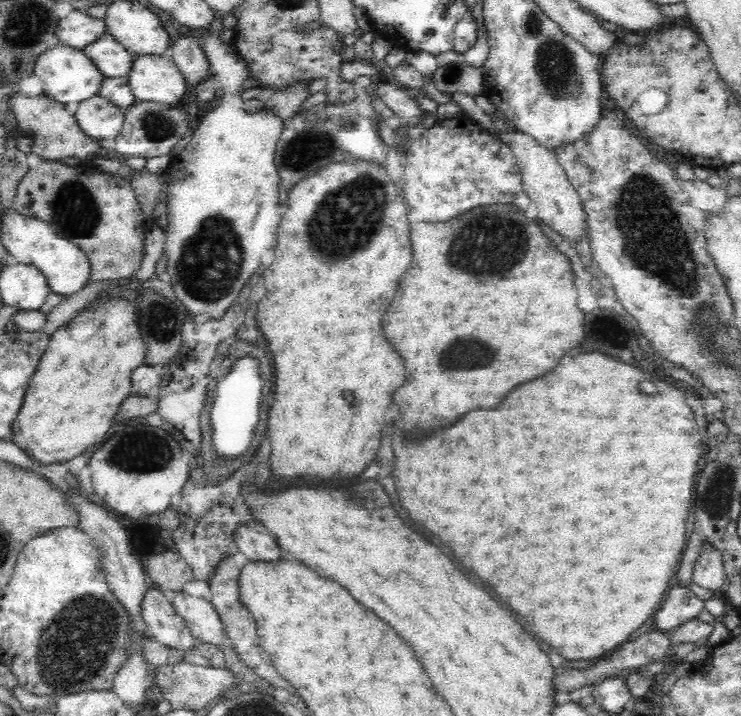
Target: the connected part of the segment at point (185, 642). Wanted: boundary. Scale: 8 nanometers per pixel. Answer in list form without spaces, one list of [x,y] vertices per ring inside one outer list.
[[[153,585],[148,588],[142,600],[142,614],[148,626],[148,638],[184,654],[195,648],[198,640],[194,638],[185,621],[176,615],[172,603]]]

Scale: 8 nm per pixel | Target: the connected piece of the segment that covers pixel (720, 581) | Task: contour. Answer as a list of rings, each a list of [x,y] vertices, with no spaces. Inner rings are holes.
[[[702,536],[700,554],[694,562],[692,581],[710,590],[720,590],[725,587],[725,570],[722,553]]]

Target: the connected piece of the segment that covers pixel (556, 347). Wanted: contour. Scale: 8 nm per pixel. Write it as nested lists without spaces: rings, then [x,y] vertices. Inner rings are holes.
[[[492,204],[486,207],[472,208],[463,211],[462,214],[447,220],[446,222],[428,224],[410,224],[410,240],[414,258],[410,268],[400,278],[400,288],[390,304],[390,308],[382,316],[382,326],[388,344],[394,348],[394,352],[404,360],[406,364],[406,386],[402,386],[394,394],[394,404],[398,408],[398,414],[394,418],[396,430],[400,430],[400,436],[406,440],[422,440],[434,434],[436,430],[450,428],[456,424],[466,412],[480,410],[480,408],[496,408],[508,392],[512,392],[518,384],[534,380],[536,376],[546,374],[552,370],[560,358],[570,350],[576,348],[584,340],[584,316],[576,306],[576,285],[574,277],[570,275],[570,263],[561,252],[552,244],[549,238],[544,236],[534,219],[524,216],[521,210],[516,209],[514,204]],[[476,344],[486,346],[486,352],[480,354],[476,350]]]

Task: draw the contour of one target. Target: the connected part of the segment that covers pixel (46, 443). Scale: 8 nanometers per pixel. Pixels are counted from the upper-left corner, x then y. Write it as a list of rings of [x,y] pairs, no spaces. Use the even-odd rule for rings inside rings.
[[[120,293],[115,296],[112,294],[102,294],[97,296],[90,304],[87,304],[82,310],[79,310],[76,315],[69,318],[58,330],[55,330],[49,336],[49,343],[47,344],[44,354],[41,356],[40,364],[32,376],[28,385],[28,390],[24,395],[24,400],[14,424],[12,424],[12,441],[19,444],[22,449],[26,450],[26,453],[30,453],[36,461],[44,464],[52,464],[59,462],[67,462],[71,458],[78,456],[81,452],[84,452],[88,447],[100,442],[106,432],[110,430],[110,426],[113,424],[113,420],[117,419],[117,410],[120,408],[122,401],[130,396],[130,388],[132,388],[132,372],[139,366],[145,364],[144,358],[146,358],[146,345],[144,345],[143,332],[140,331],[140,309],[136,305],[136,296],[132,294],[129,298],[120,297]]]

